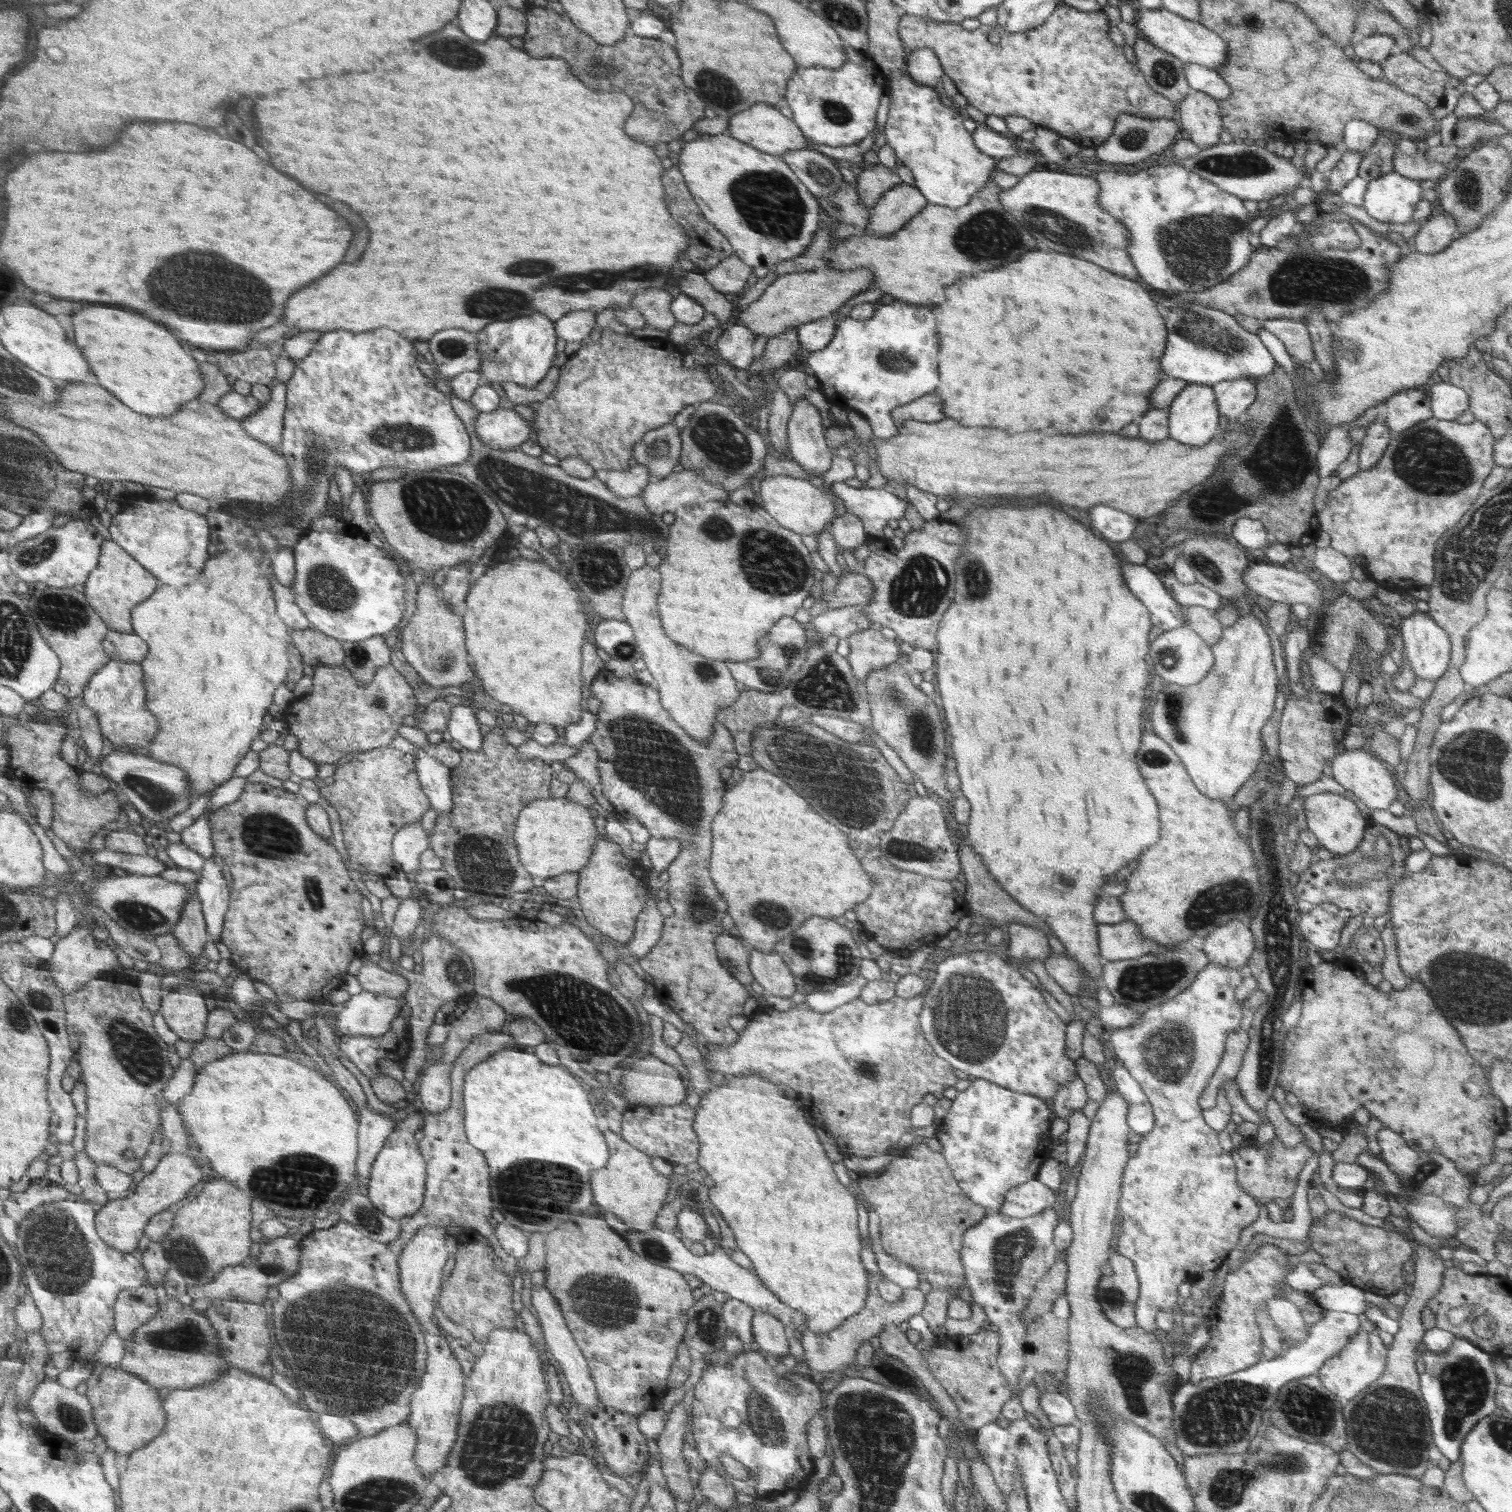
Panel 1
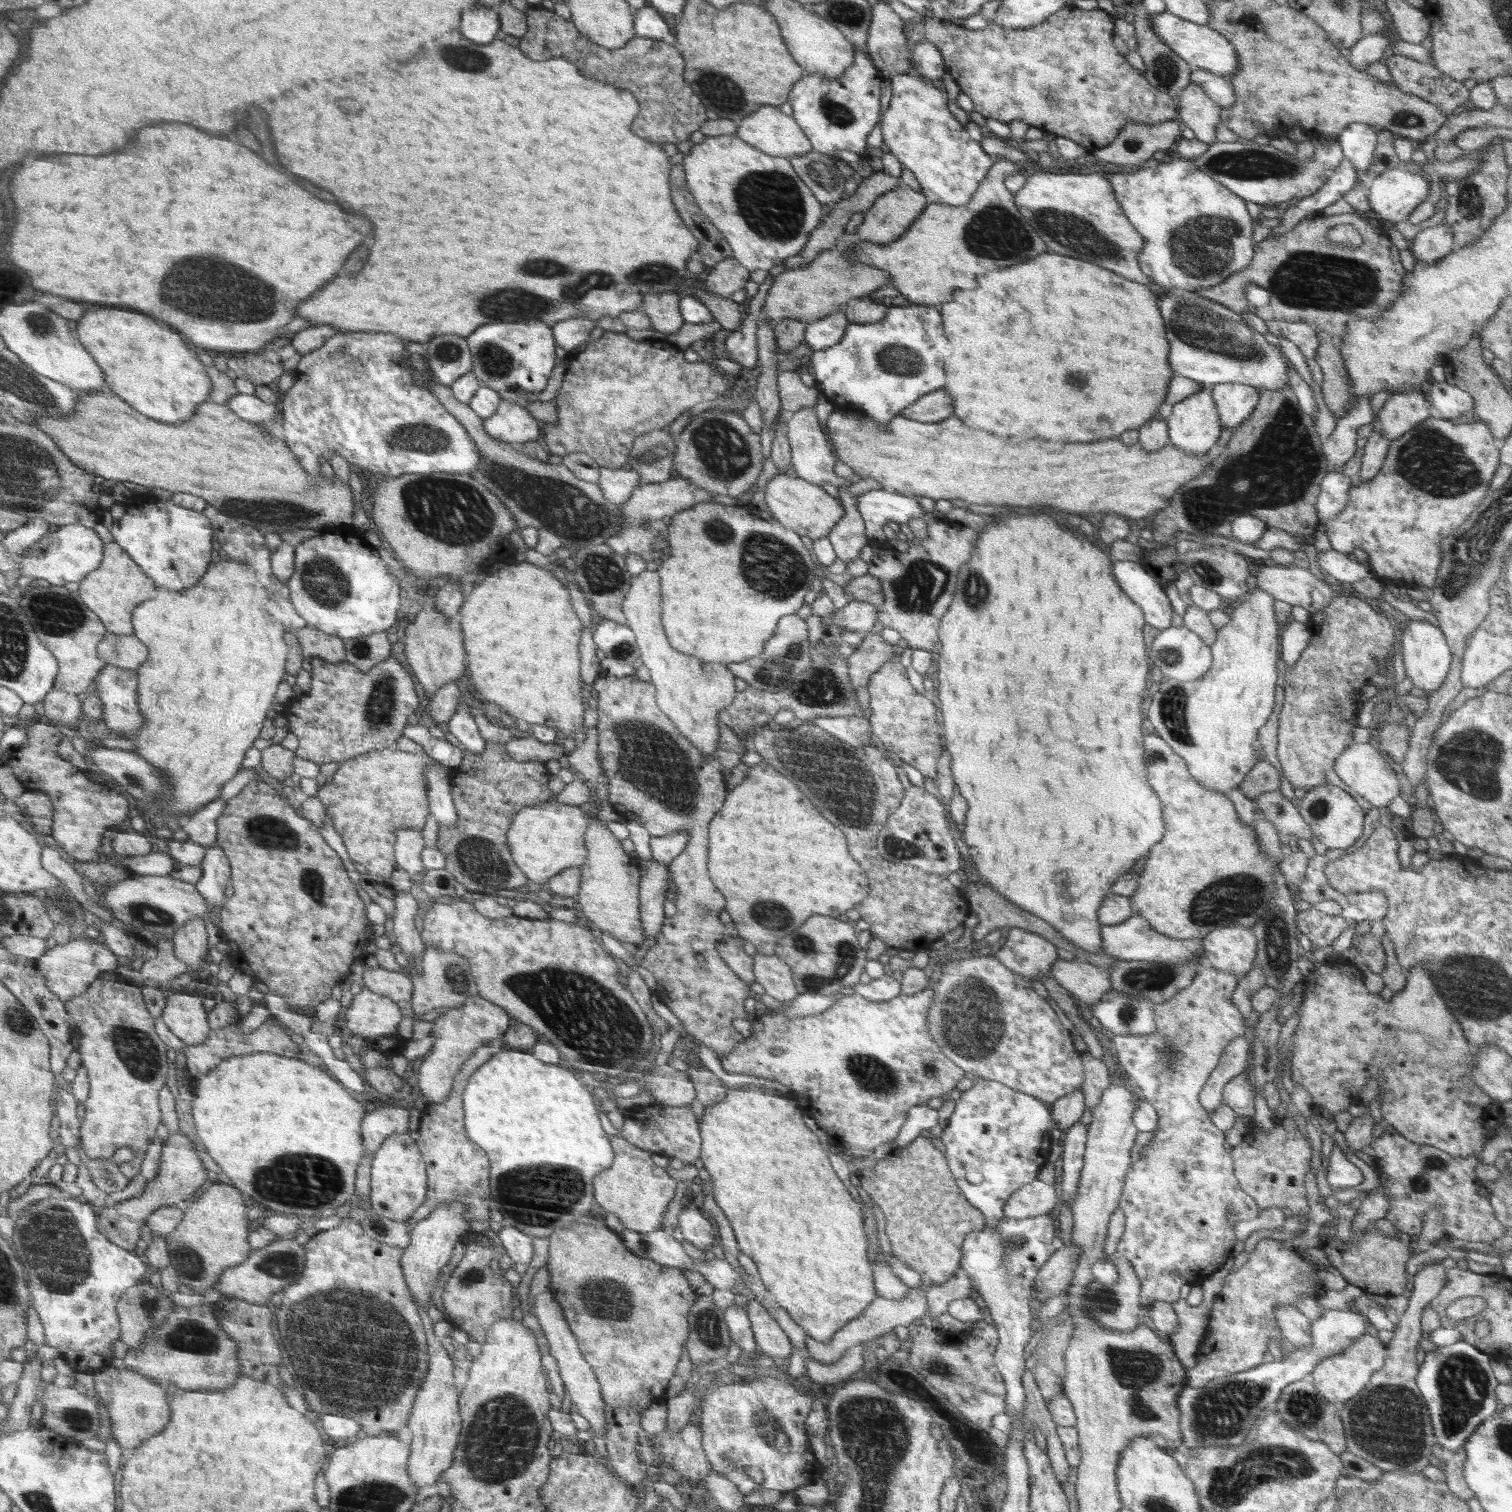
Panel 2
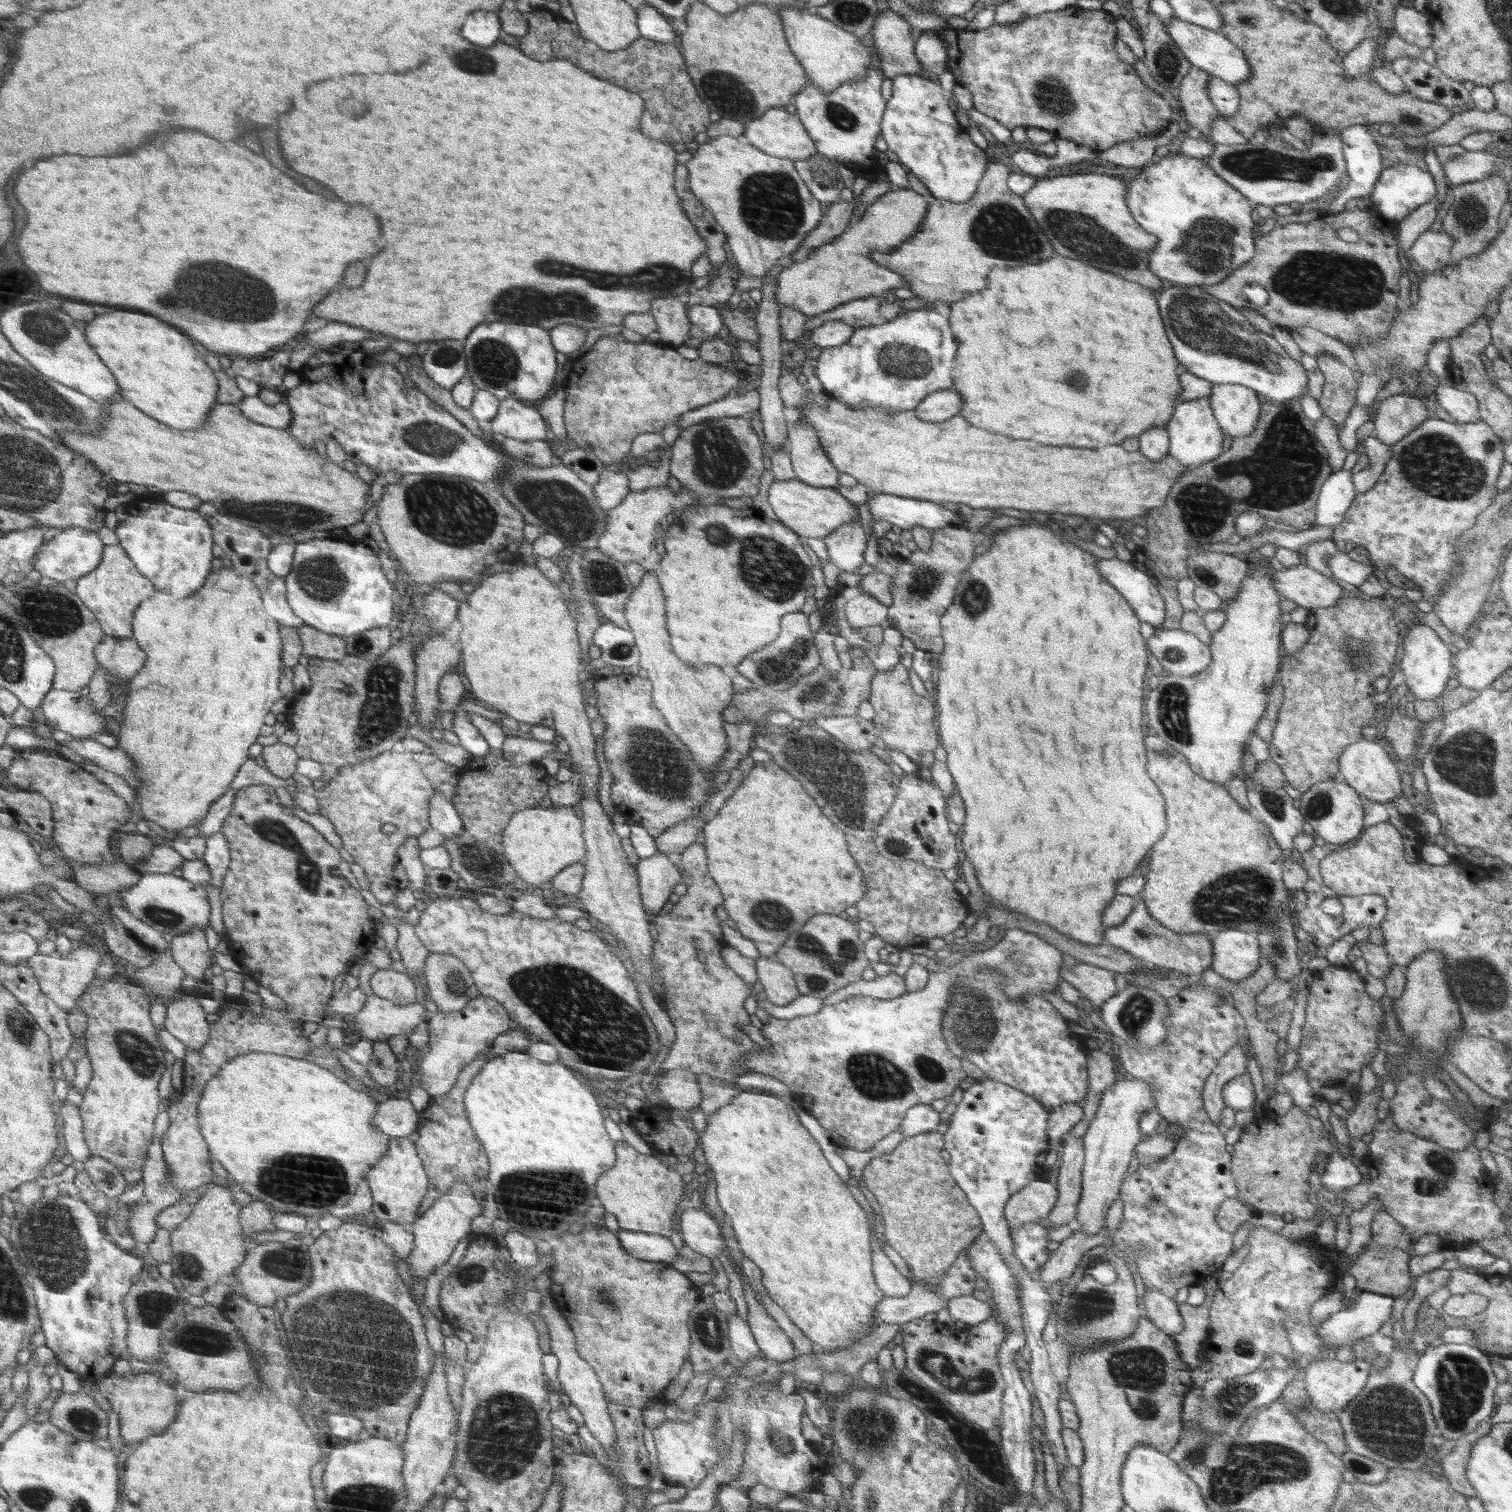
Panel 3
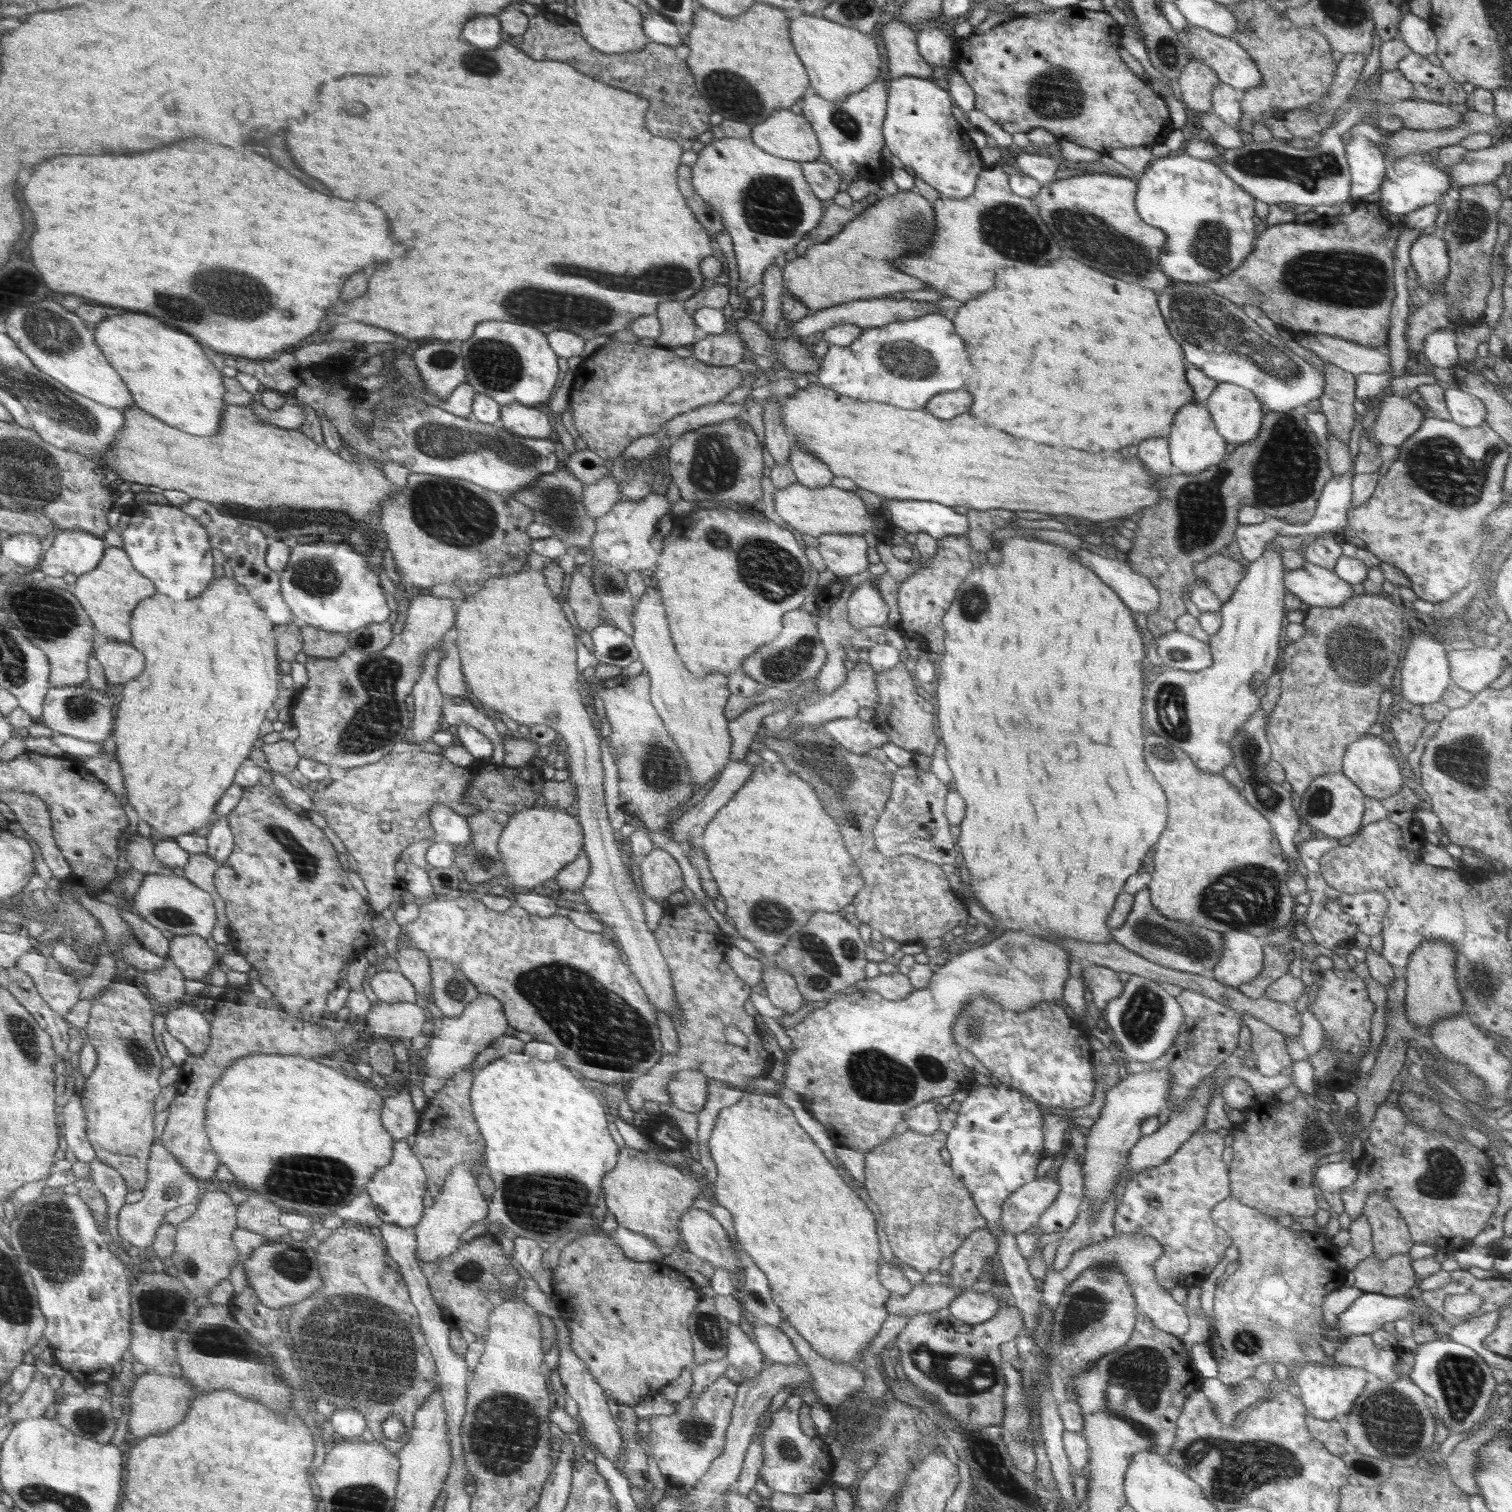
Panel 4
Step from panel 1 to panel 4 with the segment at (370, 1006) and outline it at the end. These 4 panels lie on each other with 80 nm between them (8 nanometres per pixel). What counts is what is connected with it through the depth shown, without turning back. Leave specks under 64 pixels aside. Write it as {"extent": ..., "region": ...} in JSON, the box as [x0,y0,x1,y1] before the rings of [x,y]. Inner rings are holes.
{"extent":[363,1001,430,1039],"region":[[[376,1001],[365,1014],[363,1029],[371,1038],[391,1039],[404,1037],[413,1039],[427,1034],[430,1017],[427,1010],[416,1003],[394,1003]]]}

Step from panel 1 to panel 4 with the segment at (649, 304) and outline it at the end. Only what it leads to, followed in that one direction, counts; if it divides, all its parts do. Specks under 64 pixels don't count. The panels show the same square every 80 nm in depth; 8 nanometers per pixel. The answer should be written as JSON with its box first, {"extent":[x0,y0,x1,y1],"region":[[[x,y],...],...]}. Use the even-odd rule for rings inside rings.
{"extent":[655,301,697,349],"region":[[[681,301],[662,304],[655,314],[661,325],[657,346],[672,349],[694,343],[697,325],[693,314],[684,308]]]}

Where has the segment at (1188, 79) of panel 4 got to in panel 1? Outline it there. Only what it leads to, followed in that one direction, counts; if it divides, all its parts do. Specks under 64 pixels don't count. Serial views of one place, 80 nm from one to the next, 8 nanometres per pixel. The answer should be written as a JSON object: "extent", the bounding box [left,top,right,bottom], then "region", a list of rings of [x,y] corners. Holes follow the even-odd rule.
{"extent":[1177,91,1223,149],"region":[[[1196,91],[1186,96],[1178,104],[1177,121],[1180,127],[1190,134],[1190,140],[1202,149],[1221,142],[1220,137],[1223,131],[1223,124],[1221,121],[1220,107],[1218,106],[1218,101],[1209,94]]]}

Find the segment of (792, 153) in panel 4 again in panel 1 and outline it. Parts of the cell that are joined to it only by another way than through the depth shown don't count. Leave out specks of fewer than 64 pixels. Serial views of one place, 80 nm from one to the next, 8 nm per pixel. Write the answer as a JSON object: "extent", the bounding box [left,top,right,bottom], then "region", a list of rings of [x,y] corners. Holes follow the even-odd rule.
{"extent":[726,103,807,155],"region":[[[758,103],[758,106],[751,106],[749,109],[736,113],[727,118],[728,126],[726,132],[730,136],[765,151],[766,154],[783,155],[788,151],[807,148],[807,140],[800,127],[793,120],[782,115],[774,105]]]}

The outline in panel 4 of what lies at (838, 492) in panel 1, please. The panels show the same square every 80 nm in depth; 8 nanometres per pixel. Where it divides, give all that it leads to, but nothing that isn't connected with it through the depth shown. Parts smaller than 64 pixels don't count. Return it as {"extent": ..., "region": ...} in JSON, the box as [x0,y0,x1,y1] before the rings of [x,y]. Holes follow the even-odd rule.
{"extent":[882,499,970,540],"region":[[[882,499],[895,527],[917,533],[926,532],[936,540],[968,534],[970,522],[967,515],[954,511],[954,507],[939,502],[921,500]]]}

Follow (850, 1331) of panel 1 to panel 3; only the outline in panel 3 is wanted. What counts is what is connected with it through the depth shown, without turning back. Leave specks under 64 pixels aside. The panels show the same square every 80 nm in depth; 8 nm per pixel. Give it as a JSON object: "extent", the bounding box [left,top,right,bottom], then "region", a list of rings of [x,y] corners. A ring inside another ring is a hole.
{"extent":[874,1282,948,1327],"region":[[[937,1282],[920,1287],[918,1283],[911,1286],[906,1296],[884,1297],[876,1304],[874,1321],[876,1327],[886,1324],[904,1325],[915,1319],[937,1314],[948,1306],[948,1298],[937,1296]]]}

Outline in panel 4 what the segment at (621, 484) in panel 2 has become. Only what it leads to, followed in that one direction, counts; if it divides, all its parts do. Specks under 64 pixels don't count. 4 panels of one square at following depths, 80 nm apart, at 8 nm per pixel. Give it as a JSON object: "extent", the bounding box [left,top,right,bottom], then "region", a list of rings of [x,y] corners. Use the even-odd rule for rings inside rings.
{"extent":[583,474,621,519],"region":[[[608,474],[594,484],[583,484],[585,513],[595,519],[604,516],[621,500],[619,480]]]}

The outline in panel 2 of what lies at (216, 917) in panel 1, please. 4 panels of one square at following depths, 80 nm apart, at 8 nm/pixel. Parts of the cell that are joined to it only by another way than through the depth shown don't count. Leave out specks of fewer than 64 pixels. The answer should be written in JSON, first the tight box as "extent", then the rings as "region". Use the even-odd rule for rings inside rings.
{"extent":[197,842,232,909],"region":[[[218,842],[206,849],[201,862],[202,876],[197,882],[198,892],[205,896],[209,909],[223,909],[224,890],[232,876],[229,857]]]}

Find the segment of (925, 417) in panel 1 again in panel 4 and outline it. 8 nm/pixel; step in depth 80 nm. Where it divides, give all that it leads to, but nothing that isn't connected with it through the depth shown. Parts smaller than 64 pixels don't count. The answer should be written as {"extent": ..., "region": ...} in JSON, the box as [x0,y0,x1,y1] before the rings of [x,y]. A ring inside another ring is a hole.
{"extent":[924,390,972,420],"region":[[[956,390],[948,394],[937,394],[924,408],[938,419],[951,420],[960,414],[969,413],[970,406],[972,406],[972,394],[968,394],[966,390]]]}

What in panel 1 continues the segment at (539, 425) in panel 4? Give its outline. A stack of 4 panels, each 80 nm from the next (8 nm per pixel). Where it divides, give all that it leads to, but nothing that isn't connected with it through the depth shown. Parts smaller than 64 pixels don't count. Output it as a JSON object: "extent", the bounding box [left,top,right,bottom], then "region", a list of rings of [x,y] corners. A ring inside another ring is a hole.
{"extent":[475,408,533,448],"region":[[[498,408],[490,414],[478,413],[475,435],[490,448],[518,448],[528,439],[533,439],[531,422],[520,417],[514,409]]]}

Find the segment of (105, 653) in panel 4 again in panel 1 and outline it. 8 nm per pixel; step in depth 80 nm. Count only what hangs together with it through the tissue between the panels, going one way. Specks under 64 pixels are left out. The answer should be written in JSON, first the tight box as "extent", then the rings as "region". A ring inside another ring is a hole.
{"extent":[105,629,151,663],"region":[[[111,629],[105,640],[105,649],[113,660],[143,663],[150,654],[151,646],[138,633],[125,633]]]}

